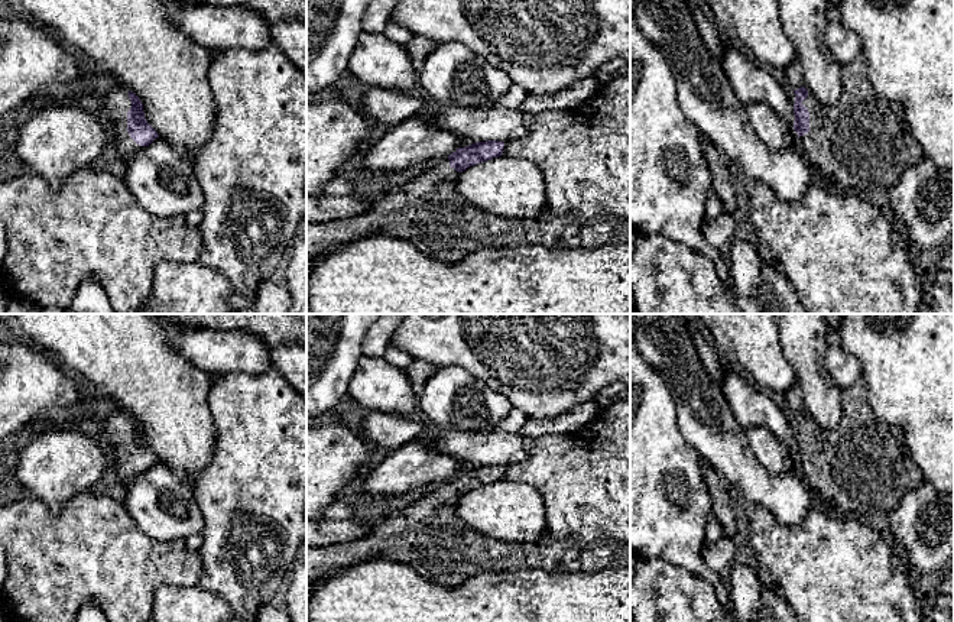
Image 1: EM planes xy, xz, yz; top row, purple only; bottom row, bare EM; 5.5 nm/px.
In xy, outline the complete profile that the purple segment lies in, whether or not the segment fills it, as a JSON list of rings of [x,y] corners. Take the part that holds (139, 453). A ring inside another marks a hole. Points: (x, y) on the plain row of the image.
[[[116,411],[101,419],[114,447],[117,476],[124,485],[159,461],[145,443],[143,428],[133,415]]]

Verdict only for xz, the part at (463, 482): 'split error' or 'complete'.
split error

